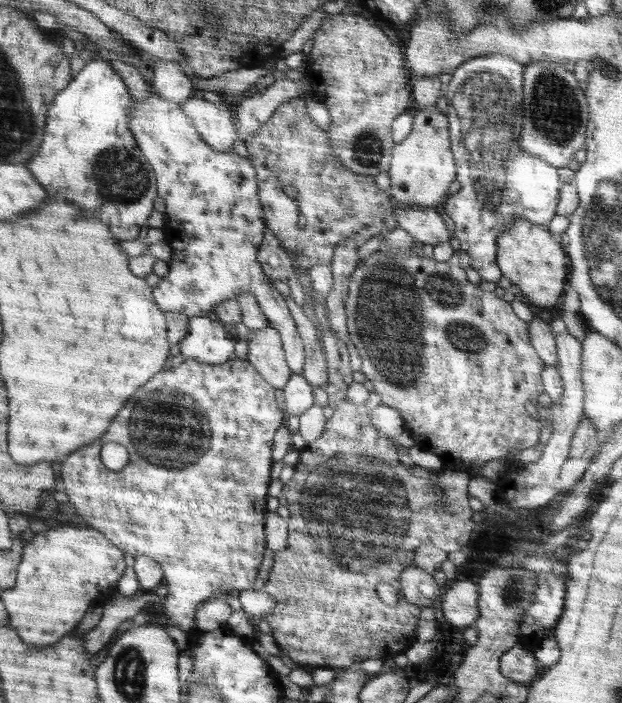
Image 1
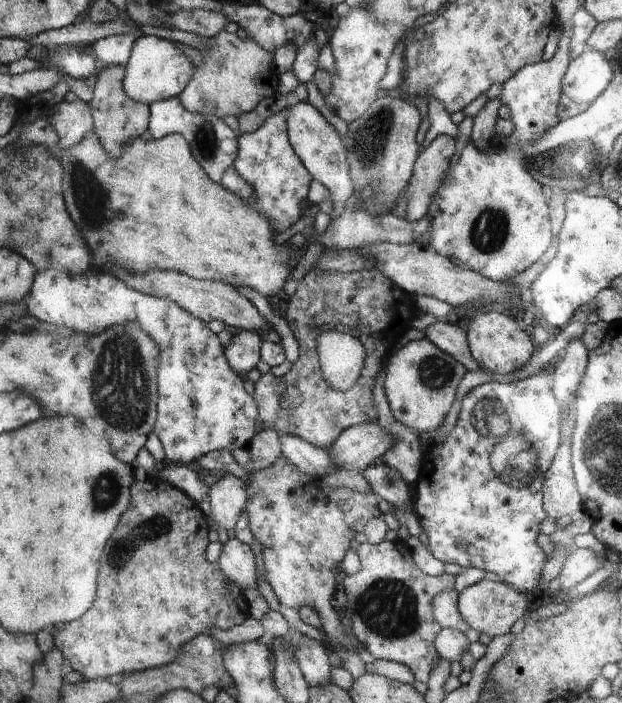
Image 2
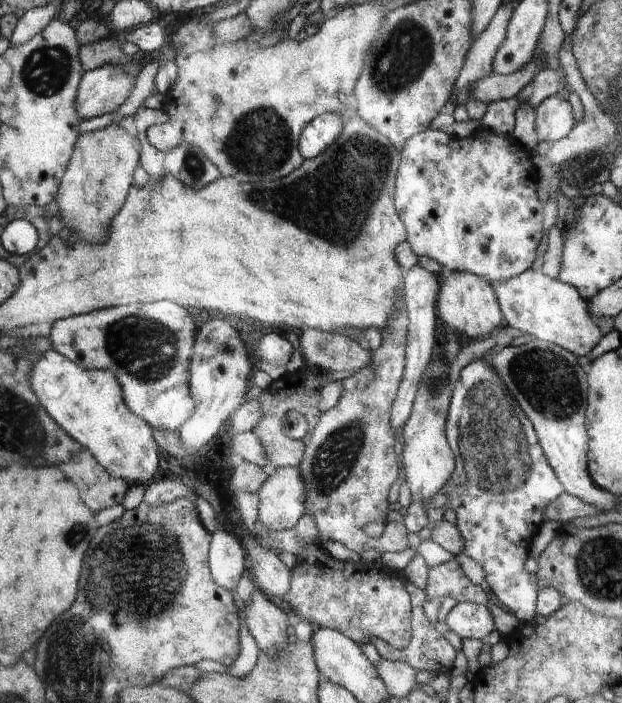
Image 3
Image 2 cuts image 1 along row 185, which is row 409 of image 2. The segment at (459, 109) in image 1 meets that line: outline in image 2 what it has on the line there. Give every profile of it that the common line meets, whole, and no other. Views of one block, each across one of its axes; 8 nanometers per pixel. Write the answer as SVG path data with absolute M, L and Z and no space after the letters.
M546 369L542 373L525 380L515 380L510 382L510 384L499 384L494 381L486 382L486 384L470 390L462 400L460 416L456 420L454 430L448 434L444 442L441 444L433 442L431 448L423 452L423 464L421 465L418 479L413 485L416 492L413 500L415 512L424 528L423 532L428 536L427 548L431 554L444 565L446 563L455 563L463 568L472 567L496 573L500 577L501 582L508 584L520 593L534 590L538 586L540 574L543 574L546 566L546 554L538 546L536 536L538 536L540 522L543 522L548 517L546 508L543 506L543 486L546 484L546 474L554 463L555 455L559 451L558 446L561 446L560 440L562 440L562 436L560 436L562 410L560 410L560 406L558 406L558 402L554 398L555 394L552 394L553 390L550 390L551 377L552 374Z

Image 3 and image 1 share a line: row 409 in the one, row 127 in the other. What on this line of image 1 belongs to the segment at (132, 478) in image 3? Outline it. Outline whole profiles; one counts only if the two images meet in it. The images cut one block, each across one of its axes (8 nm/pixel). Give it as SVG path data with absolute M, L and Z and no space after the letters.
M96 56L56 95L47 113L40 149L25 166L48 194L60 196L84 212L100 212L100 218L112 226L112 234L123 241L138 236L158 194L155 171L131 132L131 92L111 63L111 57Z

